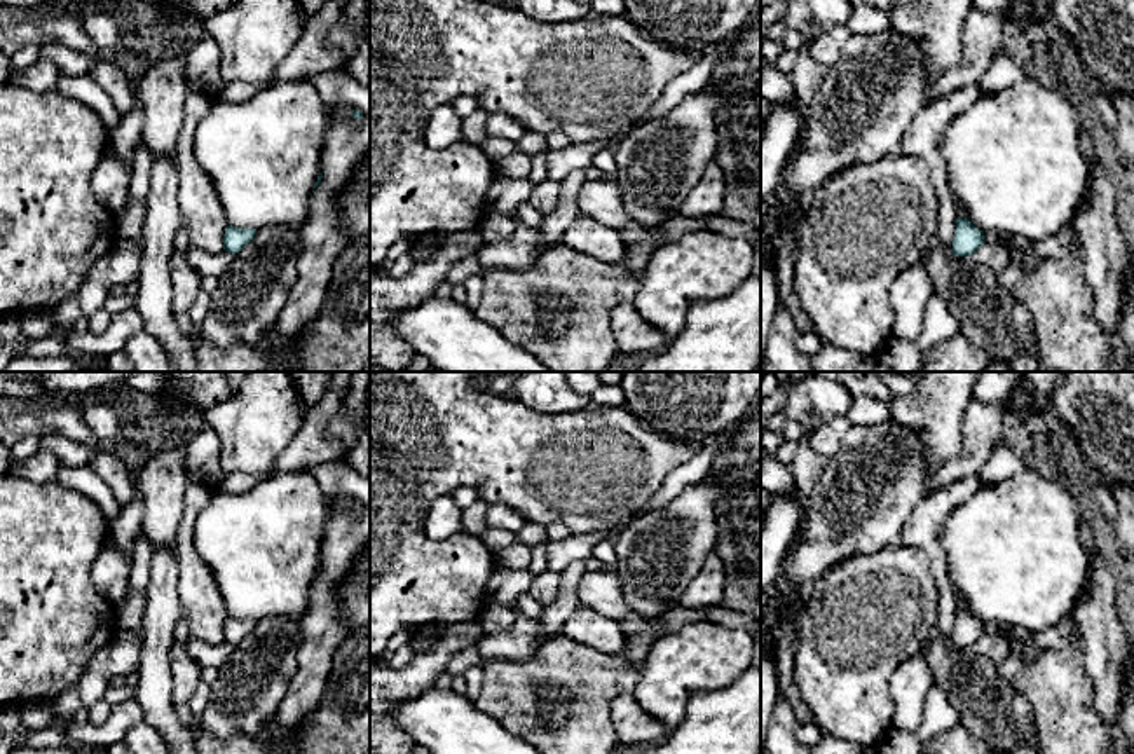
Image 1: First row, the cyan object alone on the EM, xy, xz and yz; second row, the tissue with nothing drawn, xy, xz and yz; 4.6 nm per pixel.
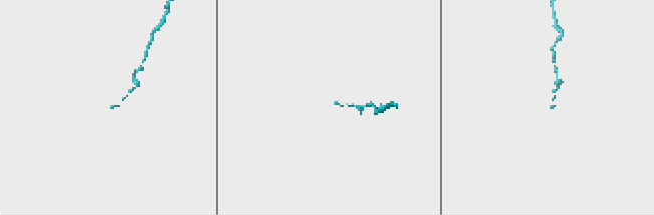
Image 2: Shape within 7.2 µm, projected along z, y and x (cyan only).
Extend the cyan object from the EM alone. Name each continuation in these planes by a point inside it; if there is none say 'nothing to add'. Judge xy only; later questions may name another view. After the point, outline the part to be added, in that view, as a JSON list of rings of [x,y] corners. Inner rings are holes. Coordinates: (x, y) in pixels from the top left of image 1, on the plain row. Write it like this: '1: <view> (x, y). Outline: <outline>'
1: xy (252, 683). Outline: [[[267,616],[256,621],[206,689],[206,709],[190,728],[220,738],[258,737],[297,672],[300,644],[298,620]]]

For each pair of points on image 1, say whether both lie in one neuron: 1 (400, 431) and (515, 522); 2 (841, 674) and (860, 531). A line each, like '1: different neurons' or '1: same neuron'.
1: different neurons
2: different neurons

